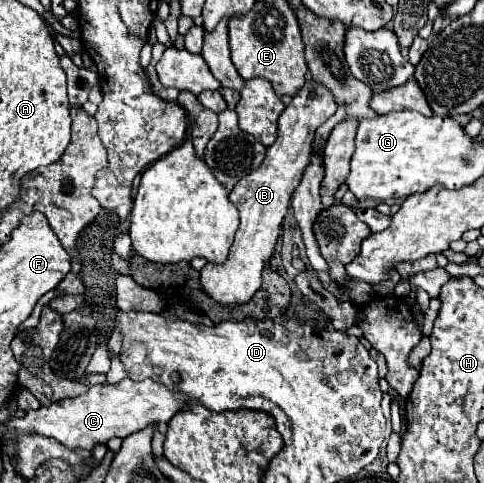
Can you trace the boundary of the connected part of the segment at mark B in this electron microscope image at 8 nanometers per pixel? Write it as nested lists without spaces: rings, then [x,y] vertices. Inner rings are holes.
[[[307,82],[297,96],[293,96],[291,104],[283,110],[279,116],[279,130],[273,146],[267,148],[263,164],[253,170],[249,176],[241,178],[235,188],[229,194],[229,200],[239,210],[239,230],[235,234],[229,258],[225,264],[207,264],[199,272],[199,284],[211,300],[223,306],[233,304],[245,304],[251,300],[251,296],[261,288],[263,284],[263,270],[271,262],[277,246],[277,238],[281,234],[281,222],[289,208],[289,198],[295,186],[301,180],[303,168],[309,164],[311,154],[311,142],[315,136],[315,130],[337,110],[337,104],[333,100],[333,94],[317,84]]]

